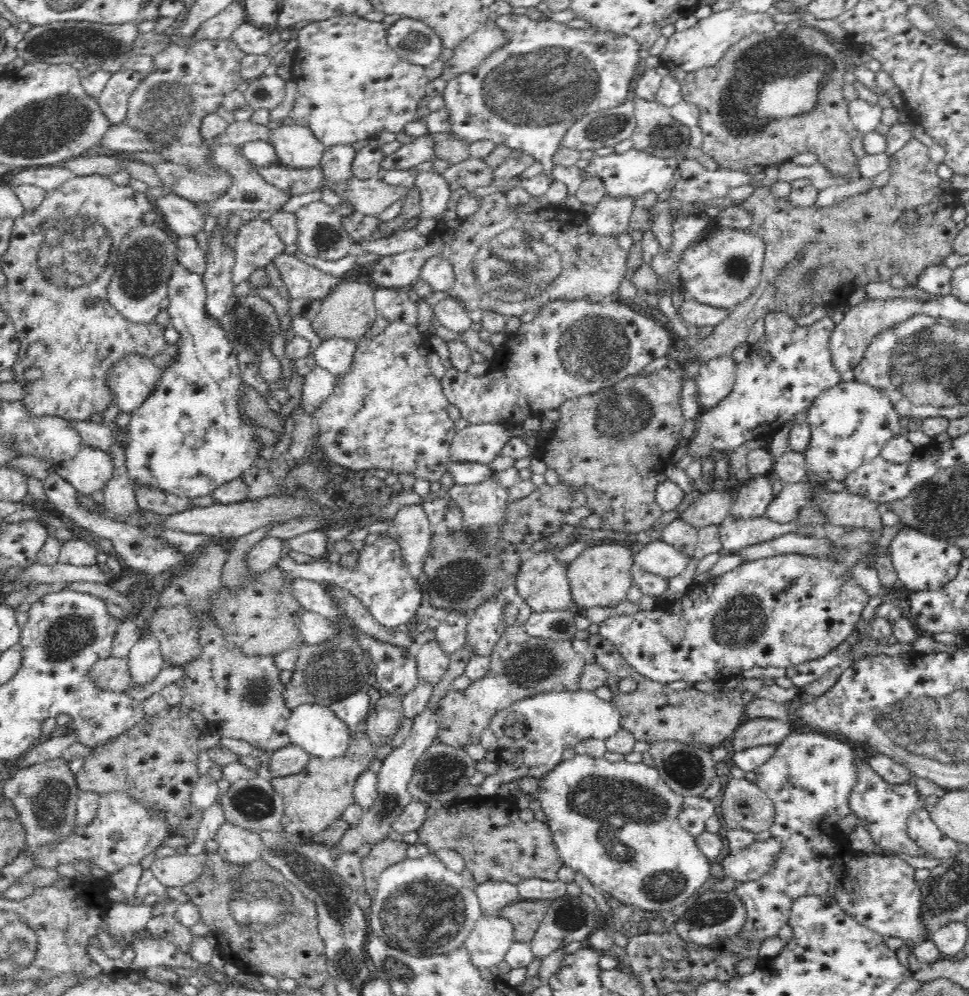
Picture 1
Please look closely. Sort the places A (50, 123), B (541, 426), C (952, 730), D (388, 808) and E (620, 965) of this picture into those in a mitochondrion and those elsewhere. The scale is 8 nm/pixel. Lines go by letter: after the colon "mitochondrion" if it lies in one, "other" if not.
A: mitochondrion
B: other
C: mitochondrion
D: mitochondrion
E: other

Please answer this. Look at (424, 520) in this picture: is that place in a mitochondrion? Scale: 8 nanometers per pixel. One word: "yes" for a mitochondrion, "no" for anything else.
no

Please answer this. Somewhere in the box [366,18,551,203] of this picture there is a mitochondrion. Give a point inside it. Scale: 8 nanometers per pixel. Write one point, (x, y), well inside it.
(413, 40)

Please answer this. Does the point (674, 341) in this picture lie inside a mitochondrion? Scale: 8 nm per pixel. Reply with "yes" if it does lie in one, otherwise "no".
no

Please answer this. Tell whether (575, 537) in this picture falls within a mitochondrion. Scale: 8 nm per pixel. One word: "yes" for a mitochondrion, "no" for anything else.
no

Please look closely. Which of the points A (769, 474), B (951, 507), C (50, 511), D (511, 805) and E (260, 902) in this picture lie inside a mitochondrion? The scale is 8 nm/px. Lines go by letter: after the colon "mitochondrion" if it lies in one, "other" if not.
A: other
B: mitochondrion
C: other
D: other
E: mitochondrion

